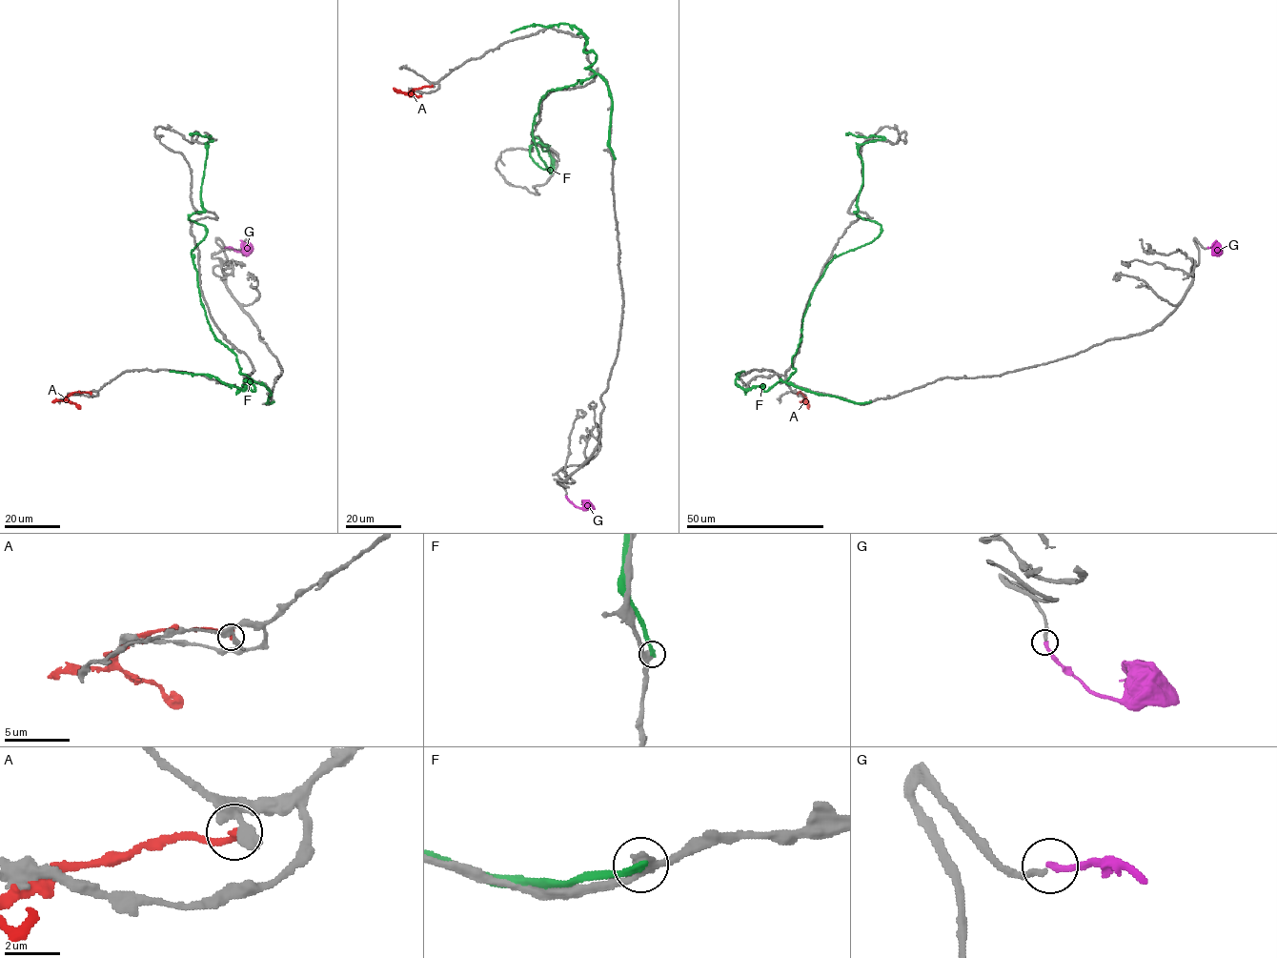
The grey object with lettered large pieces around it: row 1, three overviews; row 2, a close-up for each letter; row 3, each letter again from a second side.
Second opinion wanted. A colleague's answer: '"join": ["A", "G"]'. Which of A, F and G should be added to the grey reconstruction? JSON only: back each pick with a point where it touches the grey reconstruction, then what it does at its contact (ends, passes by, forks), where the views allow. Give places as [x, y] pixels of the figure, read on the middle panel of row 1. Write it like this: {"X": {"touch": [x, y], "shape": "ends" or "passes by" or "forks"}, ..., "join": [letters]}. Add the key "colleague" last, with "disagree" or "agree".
{"G": {"touch": [566, 496], "shape": "ends"}, "join": ["G"], "colleague": "disagree"}

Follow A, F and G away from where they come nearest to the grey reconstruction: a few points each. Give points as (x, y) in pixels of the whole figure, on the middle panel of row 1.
A: (432, 86), (414, 89), (408, 93), (421, 96)
F: (615, 158), (597, 74), (539, 100), (547, 169), (531, 156), (548, 146), (550, 173), (530, 134)
G: (566, 496), (577, 507), (585, 507), (581, 504)

